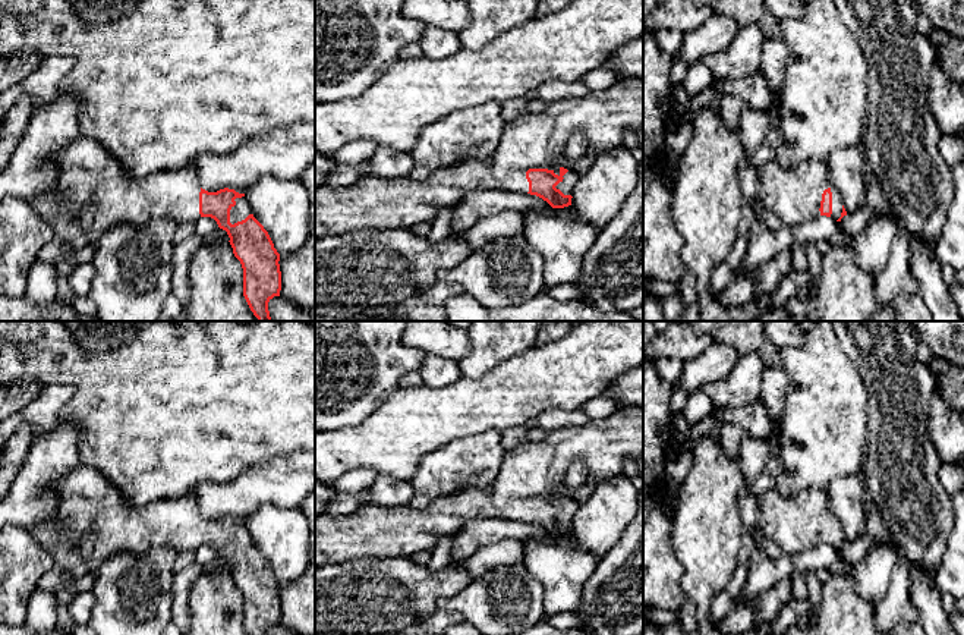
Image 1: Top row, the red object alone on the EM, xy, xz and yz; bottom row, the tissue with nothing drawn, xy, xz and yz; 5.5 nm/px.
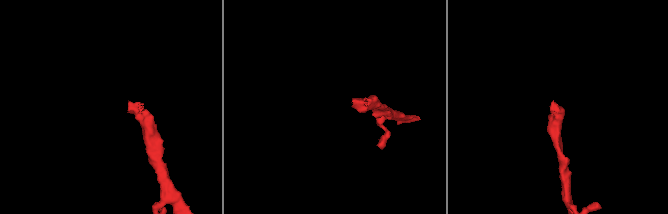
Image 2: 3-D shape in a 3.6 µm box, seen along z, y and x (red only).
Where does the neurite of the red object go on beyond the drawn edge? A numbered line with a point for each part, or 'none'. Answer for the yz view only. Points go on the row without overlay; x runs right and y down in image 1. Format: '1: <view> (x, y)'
1: yz (794, 524)

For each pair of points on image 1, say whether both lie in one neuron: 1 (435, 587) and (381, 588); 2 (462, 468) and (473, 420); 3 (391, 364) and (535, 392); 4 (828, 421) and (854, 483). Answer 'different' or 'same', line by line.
1: same
2: different
3: different
4: different

